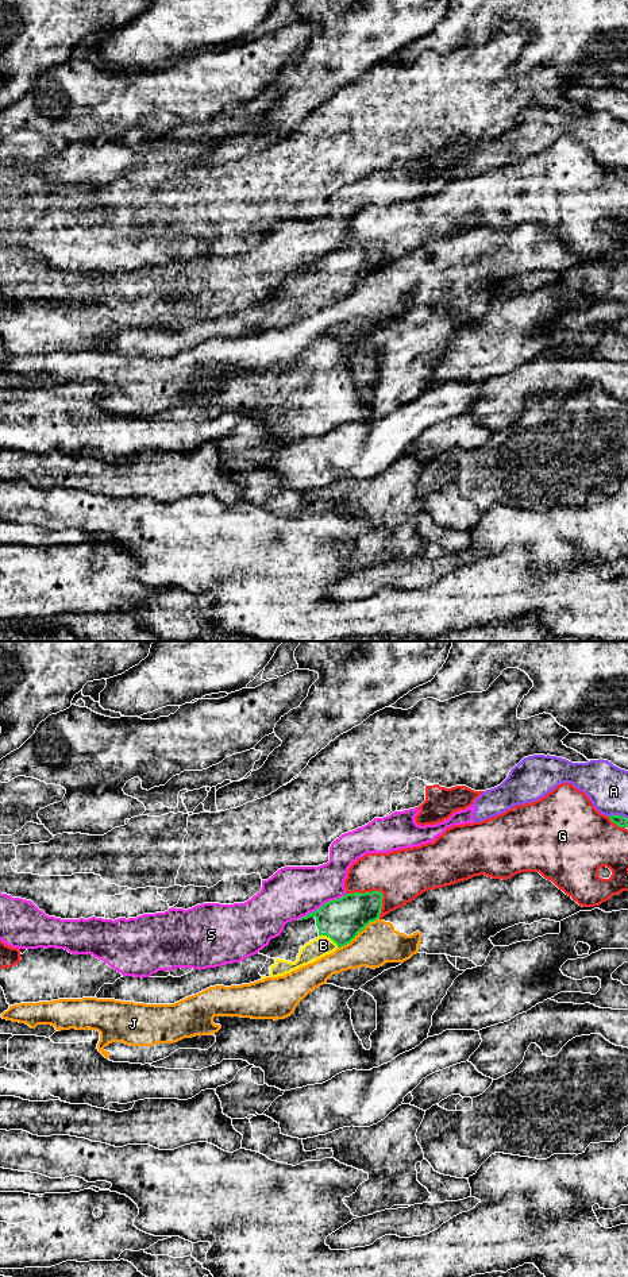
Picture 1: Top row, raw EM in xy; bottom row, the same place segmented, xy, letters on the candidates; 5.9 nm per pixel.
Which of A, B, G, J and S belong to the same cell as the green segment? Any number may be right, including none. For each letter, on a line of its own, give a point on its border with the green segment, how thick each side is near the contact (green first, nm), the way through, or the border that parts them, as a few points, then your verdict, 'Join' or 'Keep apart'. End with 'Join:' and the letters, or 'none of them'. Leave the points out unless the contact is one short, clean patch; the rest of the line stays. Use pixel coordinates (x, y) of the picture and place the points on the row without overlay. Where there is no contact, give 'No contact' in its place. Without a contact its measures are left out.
A: Touches green at xy (619, 168). Thickness 70 nm (green) against 260 nm. Keep apart
B: Touches green at xy (328, 288). Thickness 260 nm (green) against 120 nm. Path across: xy (341, 272), (328, 288), (323, 297). Join
G: Touches green at xy (377, 243). Thickness 240 nm (green) against 300 nm. Keep apart
J: Touches green at xy (358, 284). Thickness 260 nm (green) against 240 nm. Boundary: xy (378, 270), (369, 274), (349, 294), (338, 300). Keep apart
S: Touches green at xy (323, 257). Thickness 260 nm (green) against 320 nm. Keep apart
Join: B

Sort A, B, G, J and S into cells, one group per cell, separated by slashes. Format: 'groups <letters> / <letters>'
groups A S / B / G / J

